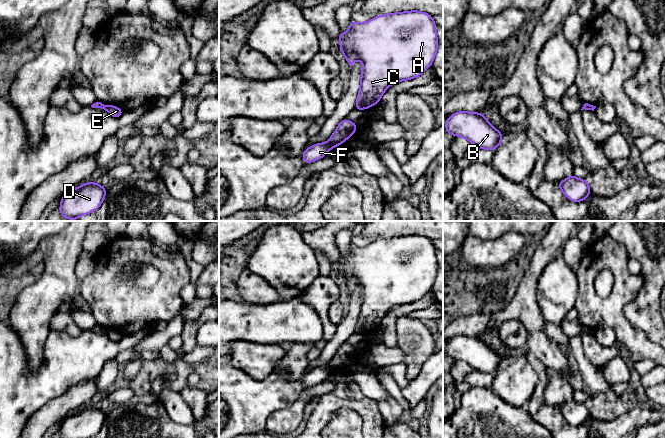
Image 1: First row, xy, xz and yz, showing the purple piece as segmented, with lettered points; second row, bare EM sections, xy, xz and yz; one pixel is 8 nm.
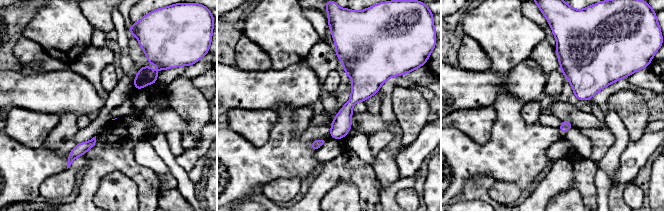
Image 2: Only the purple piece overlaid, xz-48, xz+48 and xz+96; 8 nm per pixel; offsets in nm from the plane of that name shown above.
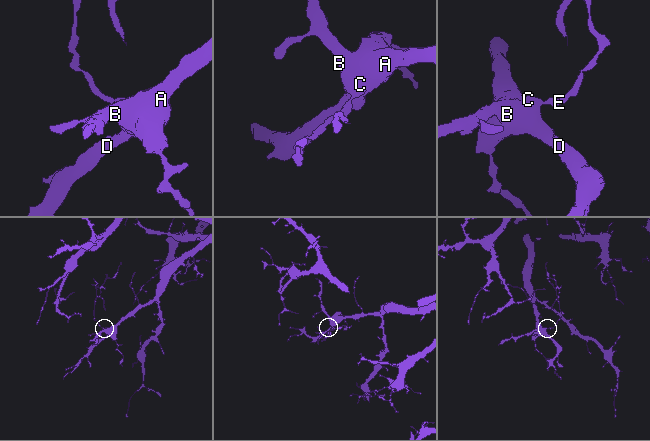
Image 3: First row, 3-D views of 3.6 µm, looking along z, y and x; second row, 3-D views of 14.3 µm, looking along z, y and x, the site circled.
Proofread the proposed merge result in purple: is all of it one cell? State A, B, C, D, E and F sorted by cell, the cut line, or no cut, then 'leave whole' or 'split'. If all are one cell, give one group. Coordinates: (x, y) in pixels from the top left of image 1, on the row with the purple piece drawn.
A B C D E / F | xy (105, 105), (106, 109) | split

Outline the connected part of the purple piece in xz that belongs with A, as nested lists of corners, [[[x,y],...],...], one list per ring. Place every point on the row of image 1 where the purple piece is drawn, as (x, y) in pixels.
[[[412,10],[379,15],[365,23],[350,21],[346,34],[340,30],[339,49],[350,67],[357,59],[363,62],[355,110],[374,106],[394,82],[416,78],[432,65],[438,50],[436,27],[430,14]]]

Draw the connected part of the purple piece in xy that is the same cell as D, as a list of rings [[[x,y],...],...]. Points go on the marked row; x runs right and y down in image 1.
[[[87,182],[66,192],[59,206],[62,217],[75,221],[78,217],[92,213],[102,204],[106,188],[96,182]]]

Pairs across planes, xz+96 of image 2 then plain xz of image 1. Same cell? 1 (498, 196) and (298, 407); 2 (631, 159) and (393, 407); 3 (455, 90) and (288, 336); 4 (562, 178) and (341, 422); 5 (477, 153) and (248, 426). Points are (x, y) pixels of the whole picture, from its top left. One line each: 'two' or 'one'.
1: one
2: two
3: one
4: two
5: one

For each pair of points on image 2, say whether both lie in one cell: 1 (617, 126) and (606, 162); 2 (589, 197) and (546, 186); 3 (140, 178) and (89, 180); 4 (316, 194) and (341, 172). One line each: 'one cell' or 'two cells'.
1: one cell
2: one cell
3: one cell
4: one cell

